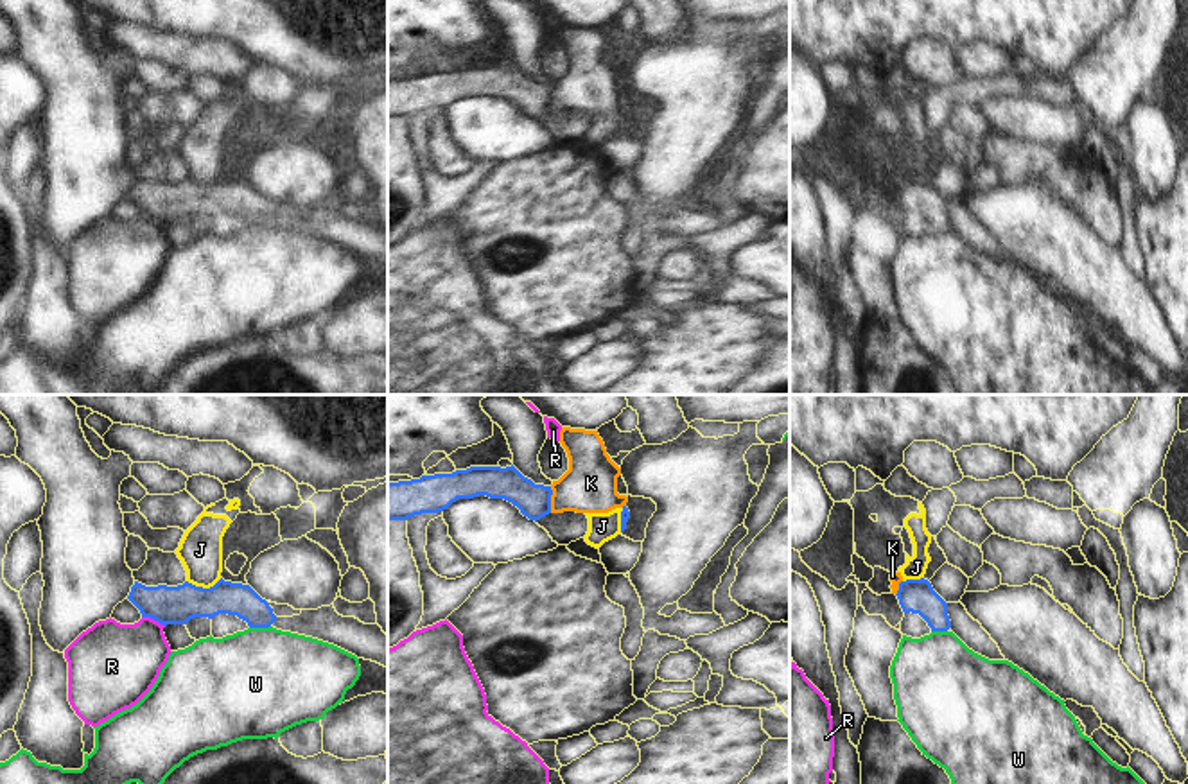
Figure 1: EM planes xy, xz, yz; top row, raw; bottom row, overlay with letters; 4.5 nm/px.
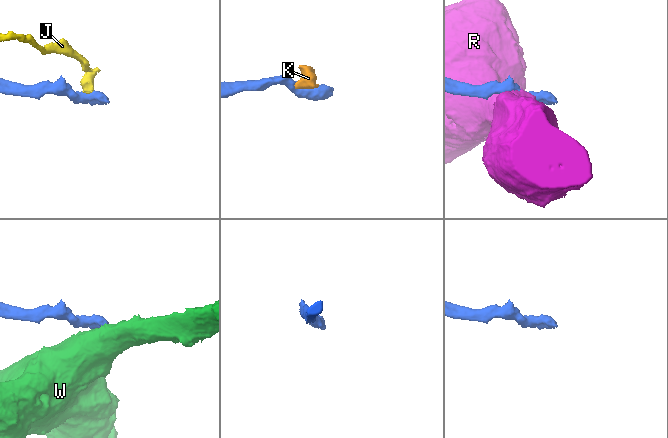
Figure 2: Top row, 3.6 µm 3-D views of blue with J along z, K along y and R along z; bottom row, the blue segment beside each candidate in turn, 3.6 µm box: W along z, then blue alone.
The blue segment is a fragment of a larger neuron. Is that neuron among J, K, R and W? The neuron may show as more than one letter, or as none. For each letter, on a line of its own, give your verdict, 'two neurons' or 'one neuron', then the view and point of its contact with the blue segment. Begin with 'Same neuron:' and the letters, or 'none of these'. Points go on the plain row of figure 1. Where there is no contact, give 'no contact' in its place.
Same neuron: none of these
J: two neurons; meets blue in xy at (201, 185)
K: two neurons; meets blue in xz at (550, 97)
R: two neurons; meets blue in xy at (153, 216)
W: two neurons; meets blue in xy at (259, 225)

